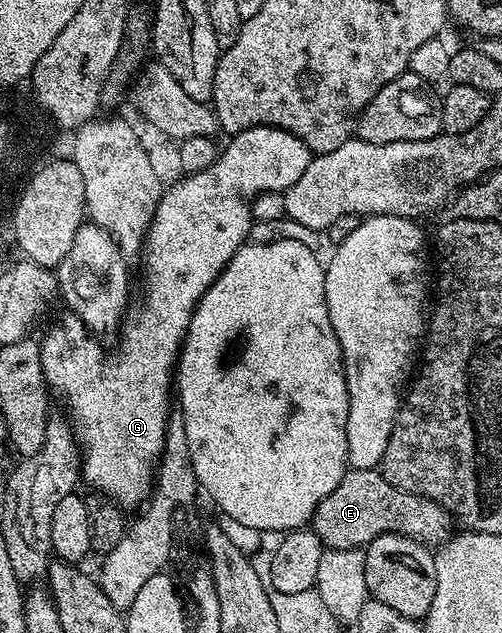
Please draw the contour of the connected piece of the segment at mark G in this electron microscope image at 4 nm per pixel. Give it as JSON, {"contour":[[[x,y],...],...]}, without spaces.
{"contour":[[[259,125],[258,127],[250,127],[246,131],[235,134],[231,138],[232,141],[228,146],[219,150],[216,162],[206,171],[201,173],[189,173],[181,176],[181,181],[176,181],[172,186],[165,188],[160,195],[160,201],[156,204],[156,210],[152,216],[152,222],[148,228],[148,236],[146,244],[142,250],[142,262],[144,261],[144,273],[148,276],[148,294],[144,297],[144,310],[141,311],[140,317],[136,313],[129,312],[123,318],[122,328],[119,330],[120,346],[109,355],[108,361],[104,358],[104,349],[99,340],[93,334],[89,333],[88,328],[82,323],[82,319],[78,319],[78,315],[71,311],[64,311],[64,314],[45,331],[44,337],[39,338],[40,342],[40,358],[42,359],[42,375],[44,383],[48,386],[53,394],[56,393],[60,397],[64,397],[64,401],[68,404],[67,416],[70,418],[70,424],[78,438],[79,444],[82,446],[82,481],[88,484],[89,490],[95,491],[97,494],[104,494],[105,497],[111,498],[119,506],[130,511],[135,505],[143,506],[148,501],[153,490],[154,474],[157,471],[157,464],[164,450],[164,440],[166,439],[167,415],[170,406],[174,401],[174,374],[178,368],[178,358],[184,343],[184,336],[188,333],[190,327],[190,319],[192,312],[196,309],[196,304],[202,299],[202,295],[206,295],[206,291],[218,279],[218,275],[230,263],[230,259],[238,252],[241,245],[249,240],[249,226],[247,224],[240,225],[240,221],[236,218],[236,213],[232,209],[228,209],[228,205],[224,201],[232,201],[241,193],[247,199],[256,197],[257,194],[276,192],[283,194],[294,183],[298,183],[298,179],[302,179],[302,171],[306,171],[306,167],[313,159],[313,153],[306,147],[306,143],[302,143],[302,139],[298,139],[292,133],[287,133],[284,129],[275,129],[269,125]]]}

